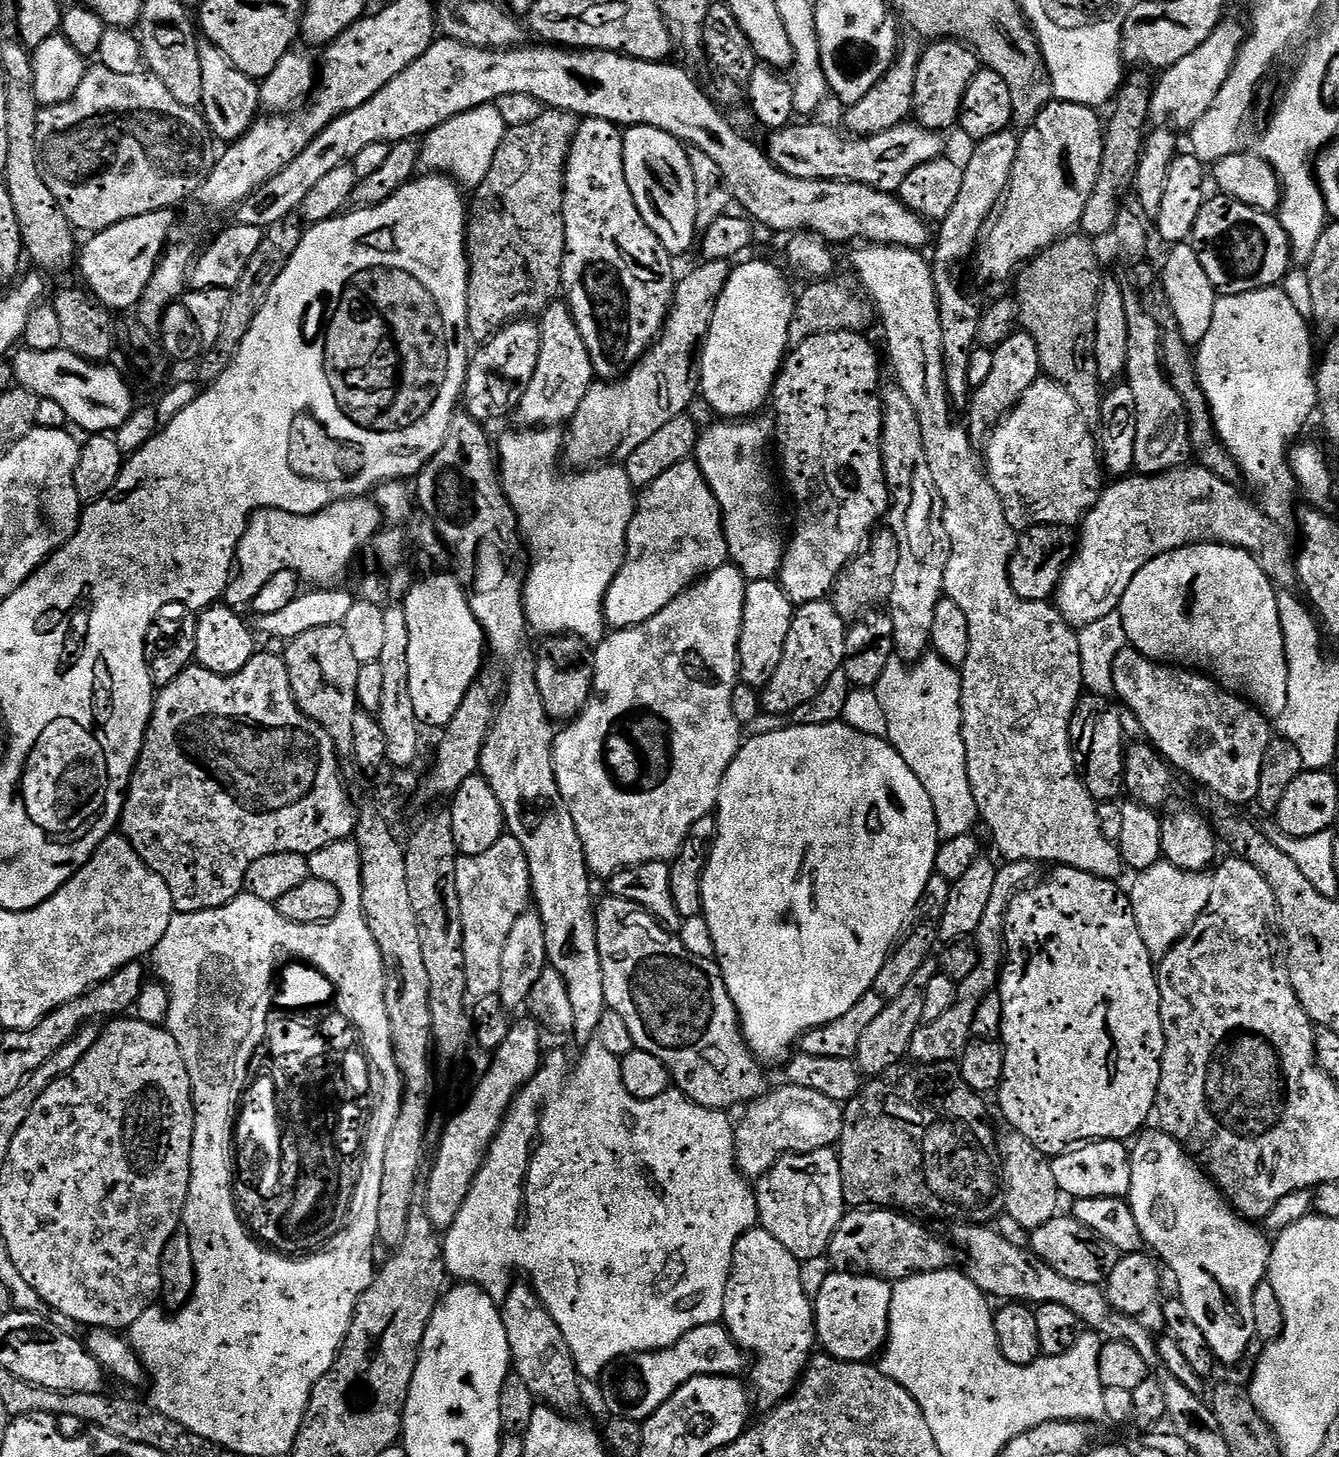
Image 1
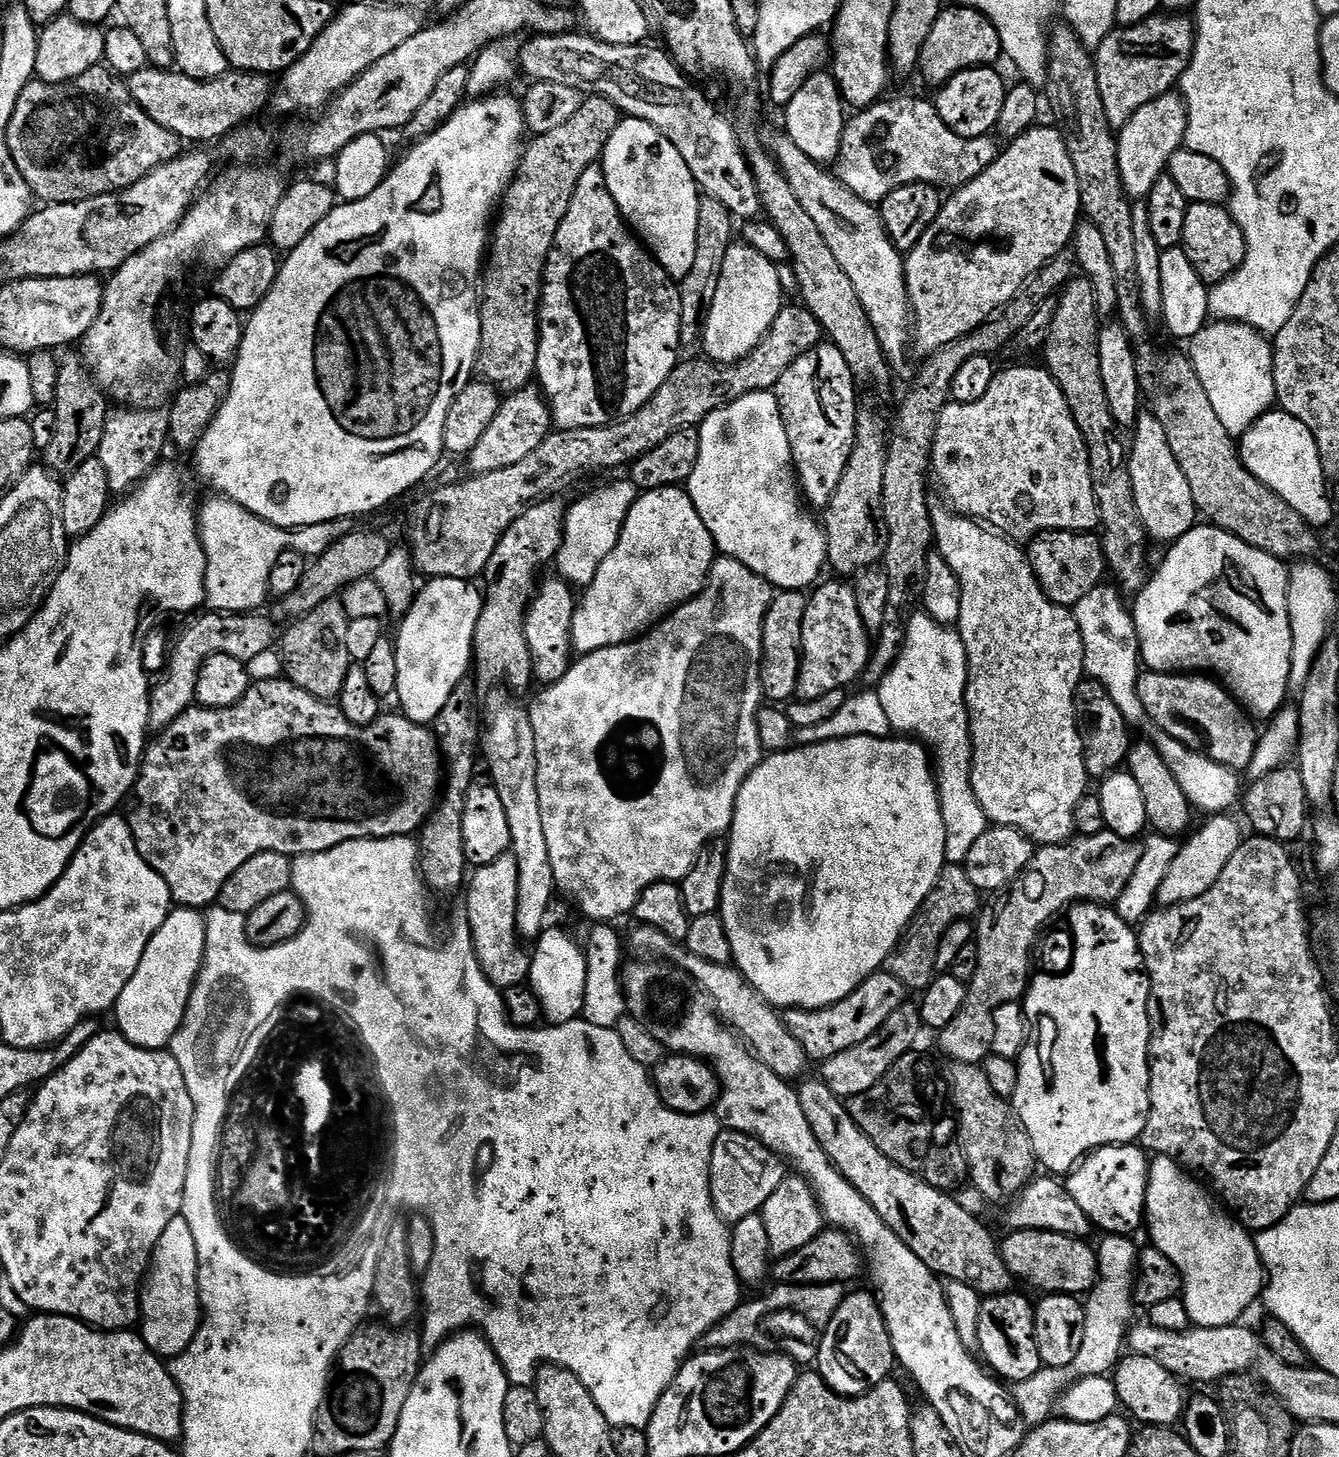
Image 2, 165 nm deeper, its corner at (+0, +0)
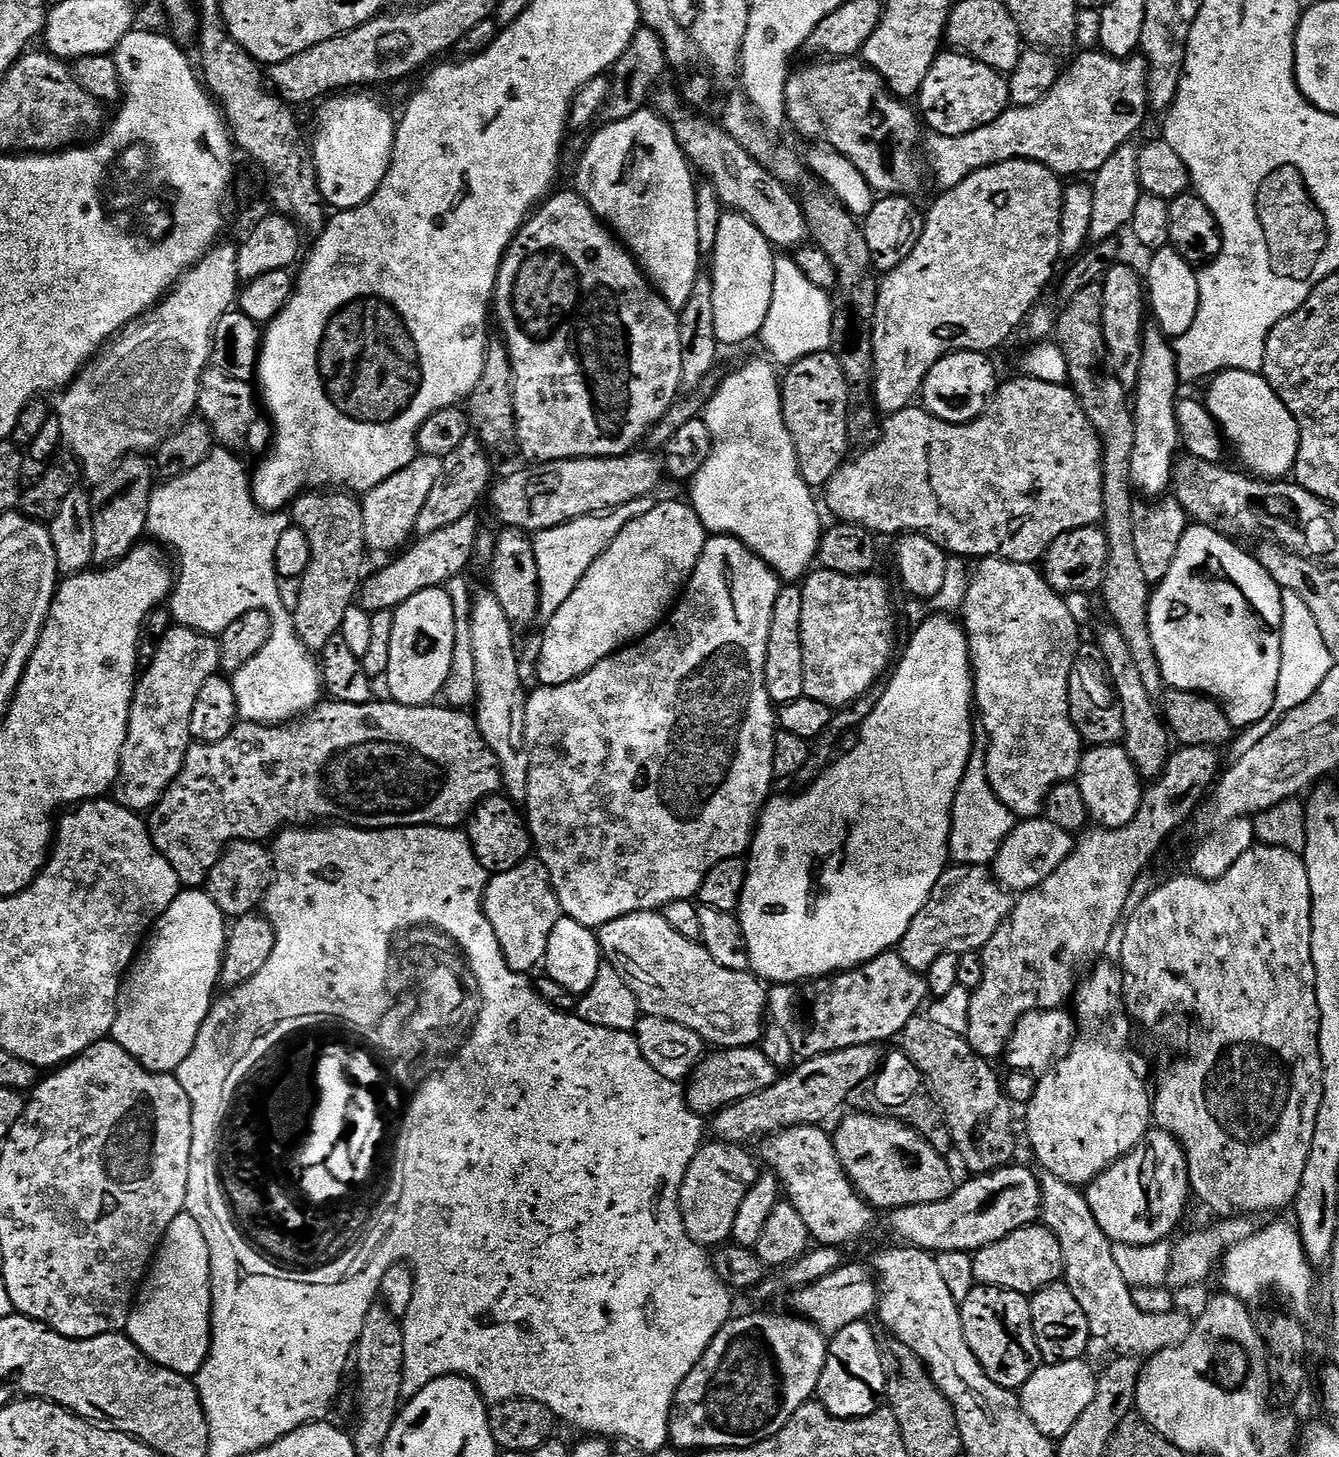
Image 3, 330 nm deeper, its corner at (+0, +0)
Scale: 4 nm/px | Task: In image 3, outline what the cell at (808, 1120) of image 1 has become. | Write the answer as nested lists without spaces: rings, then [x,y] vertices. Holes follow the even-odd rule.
[[[723,1142],[705,1143],[684,1175],[680,1187],[680,1212],[684,1216],[684,1229],[696,1244],[712,1250],[723,1245],[732,1235],[735,1211],[742,1194],[753,1185],[752,1160],[743,1147]]]

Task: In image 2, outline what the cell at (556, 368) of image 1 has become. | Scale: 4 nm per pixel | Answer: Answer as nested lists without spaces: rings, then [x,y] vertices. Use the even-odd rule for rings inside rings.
[[[536,386],[520,388],[501,403],[498,414],[494,414],[494,422],[490,422],[486,434],[482,434],[482,442],[478,442],[478,446],[468,453],[466,463],[476,474],[506,470],[506,466],[522,462],[522,458],[527,458],[537,446],[542,446],[553,428],[552,410],[548,407],[544,393]]]

